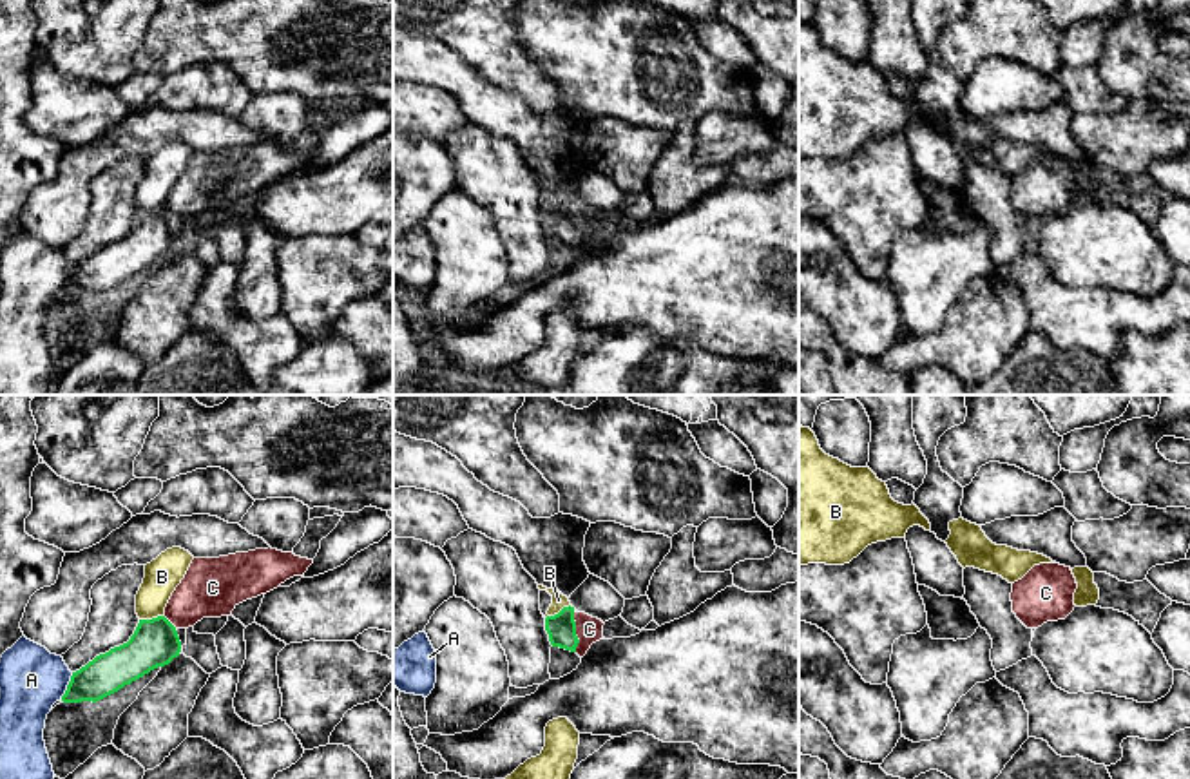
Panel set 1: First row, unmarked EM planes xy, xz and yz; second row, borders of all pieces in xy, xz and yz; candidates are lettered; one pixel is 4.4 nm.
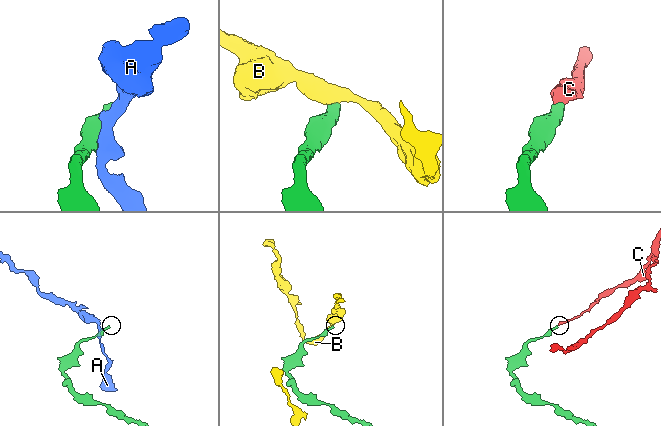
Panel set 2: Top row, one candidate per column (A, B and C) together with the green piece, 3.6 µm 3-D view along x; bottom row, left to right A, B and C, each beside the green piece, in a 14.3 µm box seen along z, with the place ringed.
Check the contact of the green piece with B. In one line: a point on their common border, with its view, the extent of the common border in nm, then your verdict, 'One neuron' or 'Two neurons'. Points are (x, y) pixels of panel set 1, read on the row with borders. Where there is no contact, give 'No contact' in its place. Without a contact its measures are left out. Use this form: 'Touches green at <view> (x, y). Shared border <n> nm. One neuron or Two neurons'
Touches green at xy (153, 618). Shared border 110 nm. Two neurons

